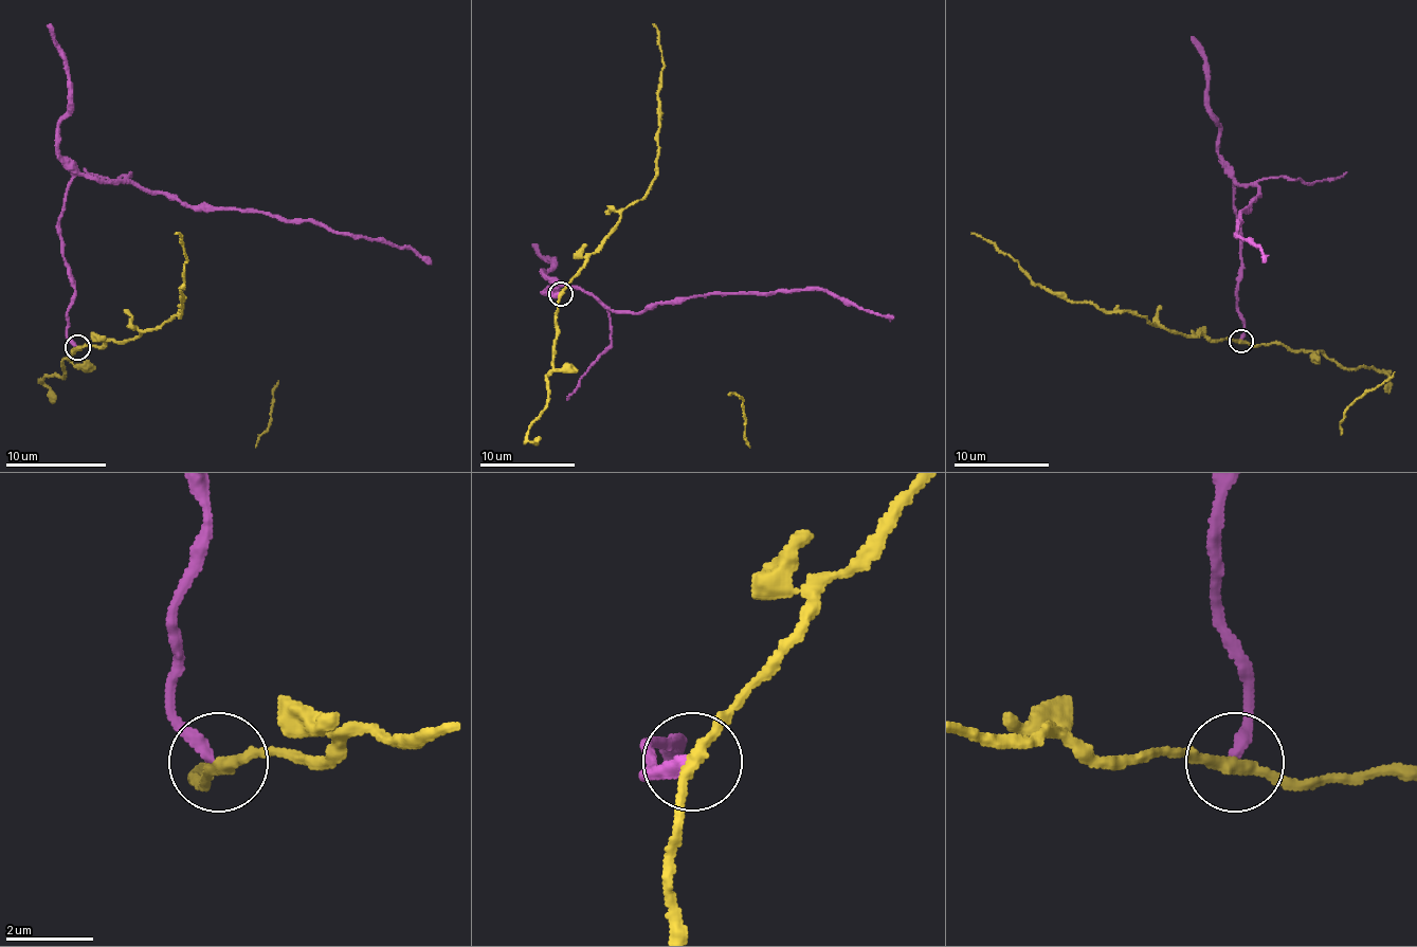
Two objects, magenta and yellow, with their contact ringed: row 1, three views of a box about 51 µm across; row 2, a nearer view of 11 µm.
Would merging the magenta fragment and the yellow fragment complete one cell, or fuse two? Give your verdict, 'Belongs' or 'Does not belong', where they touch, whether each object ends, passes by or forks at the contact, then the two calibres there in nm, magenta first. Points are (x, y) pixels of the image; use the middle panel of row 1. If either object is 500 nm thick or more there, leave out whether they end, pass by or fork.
Does not belong. Place: (561, 294). At the ring magenta ends. At the ring yellow passes by. Thickness 280 nm (magenta) against 260 nm

